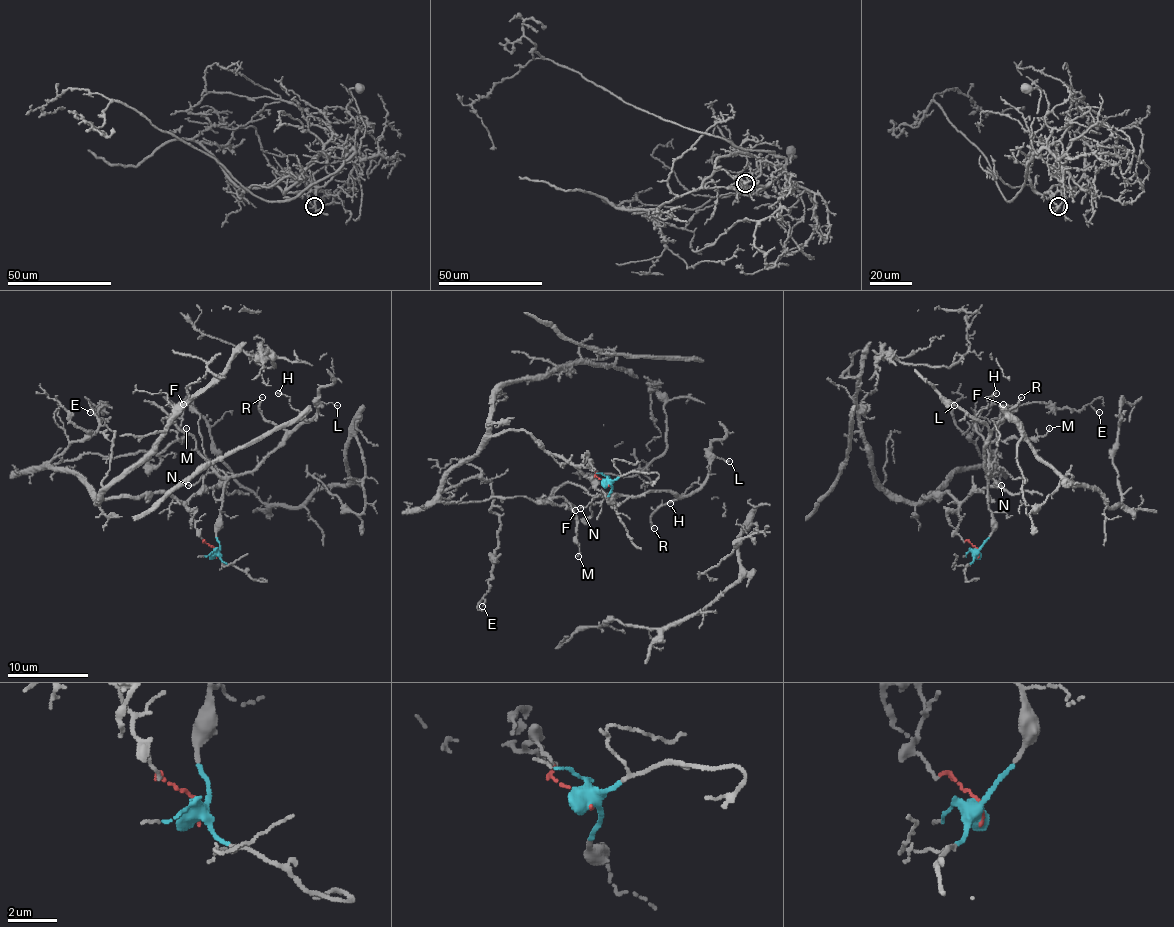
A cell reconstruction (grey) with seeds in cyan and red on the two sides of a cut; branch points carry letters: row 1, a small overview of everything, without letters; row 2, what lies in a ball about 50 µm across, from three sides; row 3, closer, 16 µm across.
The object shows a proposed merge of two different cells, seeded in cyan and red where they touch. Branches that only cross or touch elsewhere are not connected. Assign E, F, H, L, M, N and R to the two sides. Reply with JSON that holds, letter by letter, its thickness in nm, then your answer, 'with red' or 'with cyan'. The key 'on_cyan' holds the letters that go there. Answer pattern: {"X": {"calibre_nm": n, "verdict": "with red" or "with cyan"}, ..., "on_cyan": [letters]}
{"E": {"calibre_nm": 120, "verdict": "with red"}, "F": {"calibre_nm": 120, "verdict": "with red"}, "H": {"calibre_nm": 100, "verdict": "with cyan"}, "L": {"calibre_nm": 90, "verdict": "with cyan"}, "M": {"calibre_nm": 100, "verdict": "with red"}, "N": {"calibre_nm": 90, "verdict": "with cyan"}, "R": {"calibre_nm": 170, "verdict": "with cyan"}, "on_cyan": ["H", "L", "N", "R"]}

